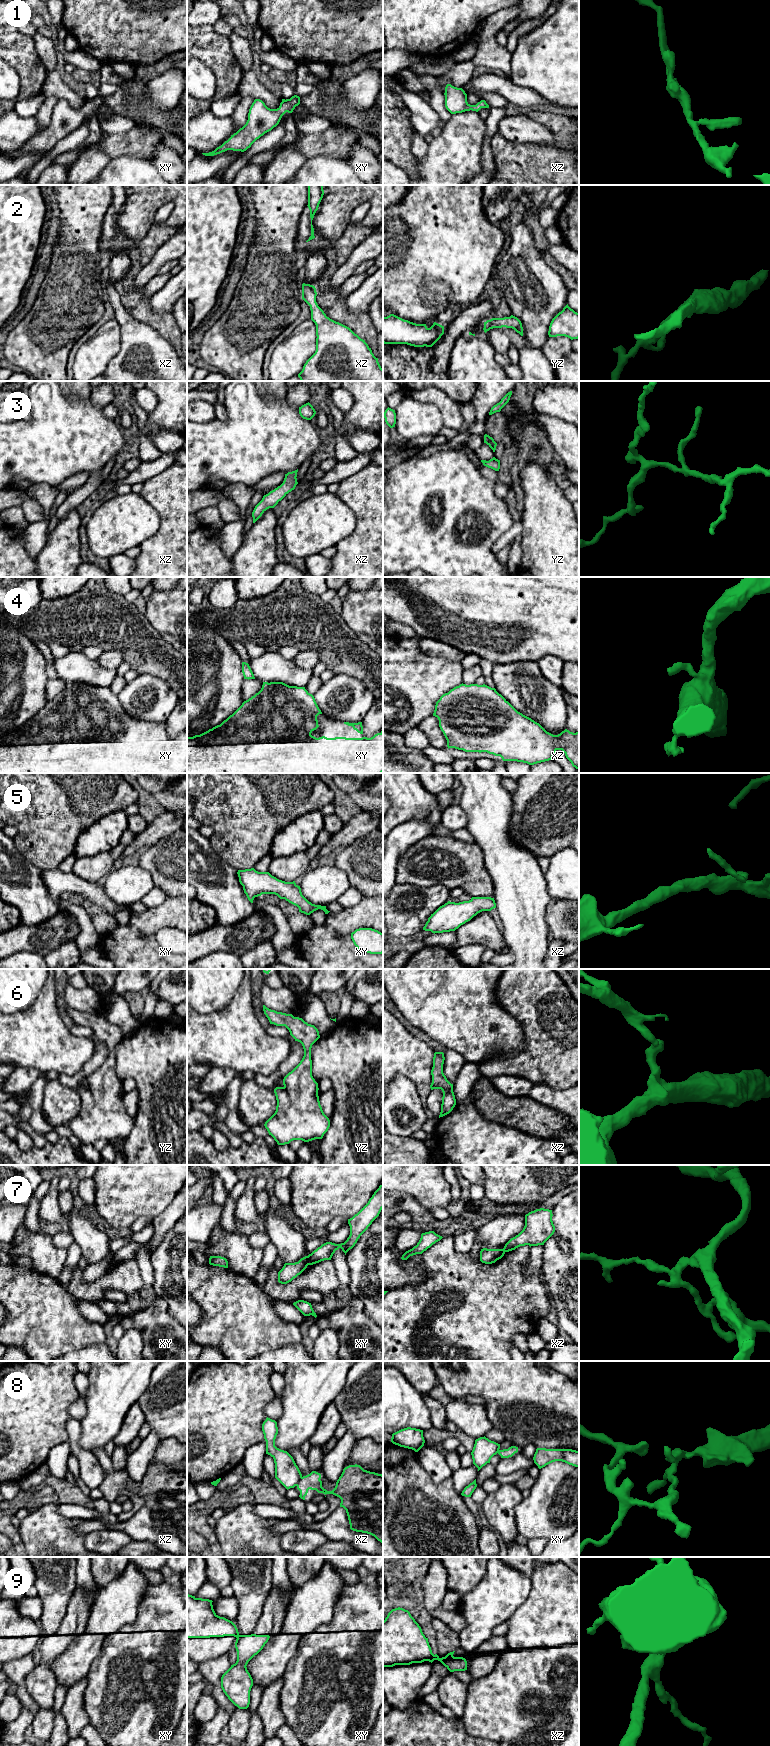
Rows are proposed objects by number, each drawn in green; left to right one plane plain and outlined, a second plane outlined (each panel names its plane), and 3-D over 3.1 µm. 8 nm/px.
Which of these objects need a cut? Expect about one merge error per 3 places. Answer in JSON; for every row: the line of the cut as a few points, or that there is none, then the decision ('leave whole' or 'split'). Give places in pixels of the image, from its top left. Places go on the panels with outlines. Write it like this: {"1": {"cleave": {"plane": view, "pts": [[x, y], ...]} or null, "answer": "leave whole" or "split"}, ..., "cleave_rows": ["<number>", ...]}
{"1": {"cleave": null, "answer": "leave whole"}, "2": {"cleave": null, "answer": "leave whole"}, "3": {"cleave": null, "answer": "leave whole"}, "4": {"cleave": null, "answer": "leave whole"}, "5": {"cleave": null, "answer": "leave whole"}, "6": {"cleave": null, "answer": "leave whole"}, "7": {"cleave": {"plane": "xy", "pts": [[308, 1255], [309, 1264]]}, "answer": "split"}, "8": {"cleave": {"plane": "xz", "pts": [[302, 1477], [296, 1485]]}, "answer": "split"}, "9": {"cleave": {"plane": "xz", "pts": [[433, 1655], [435, 1659]]}, "answer": "split"}, "cleave_rows": ["7", "8", "9"]}

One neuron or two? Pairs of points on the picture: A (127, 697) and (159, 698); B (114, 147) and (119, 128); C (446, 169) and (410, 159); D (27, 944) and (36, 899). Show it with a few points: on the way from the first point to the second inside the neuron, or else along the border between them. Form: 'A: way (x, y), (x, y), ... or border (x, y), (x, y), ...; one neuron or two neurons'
A: way (135, 697), (151, 699); one neuron
B: border (136, 121), (125, 132), (105, 134); two neurons
C: border (416, 158), (416, 167), (419, 174); two neurons
D: border (53, 916), (37, 924), (21, 923); two neurons

